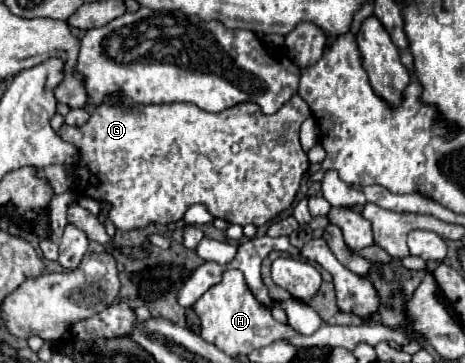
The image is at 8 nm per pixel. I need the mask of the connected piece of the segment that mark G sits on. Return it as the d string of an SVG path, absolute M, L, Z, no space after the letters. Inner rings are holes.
M294 94L278 112L274 114L262 114L260 112L260 106L254 104L254 102L240 102L238 106L232 106L230 110L224 110L224 112L218 112L218 114L210 114L210 112L204 112L200 110L198 106L194 104L184 104L184 102L176 102L176 104L158 104L158 106L132 106L132 108L126 108L126 106L108 106L108 104L102 104L94 110L94 114L90 116L88 124L84 124L82 128L72 128L68 124L64 124L58 134L72 142L78 150L80 150L80 162L76 166L76 184L78 184L78 190L90 198L96 198L96 200L104 200L104 202L110 202L112 204L112 210L110 210L110 220L114 222L116 228L120 230L132 230L132 228L144 228L148 226L150 222L154 224L168 224L172 220L180 220L186 212L188 206L192 204L202 204L206 206L206 210L214 216L214 218L222 218L230 224L240 224L240 226L246 226L246 224L254 224L254 226L266 226L272 218L276 218L282 210L290 208L294 198L296 198L296 192L300 188L300 180L304 176L304 172L308 170L310 162L308 162L308 156L306 152L302 150L300 146L300 126L306 118L310 118L312 112L308 108L308 104L298 96Z

